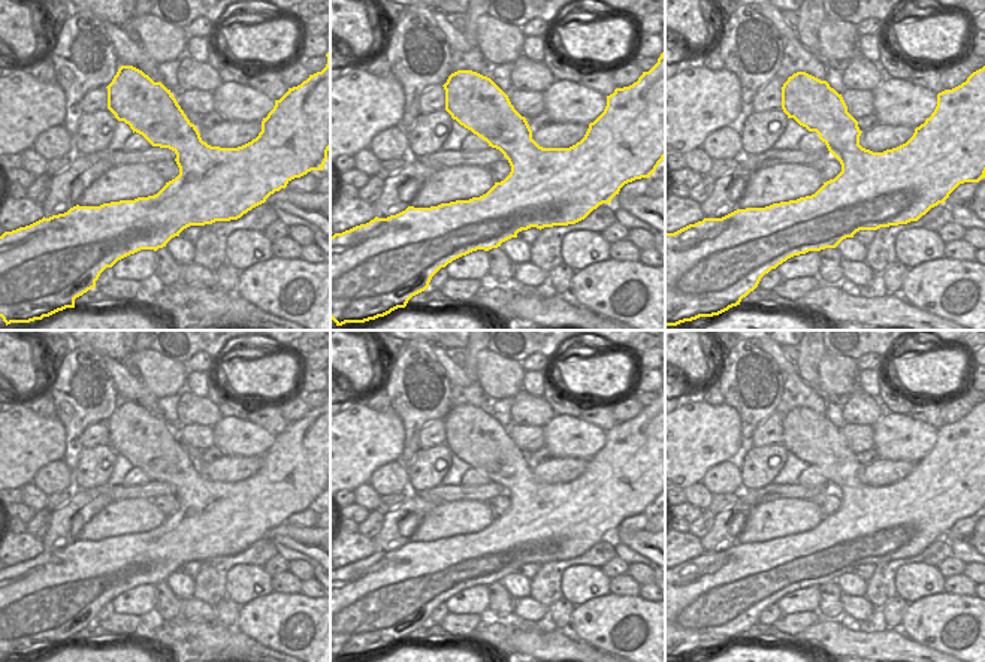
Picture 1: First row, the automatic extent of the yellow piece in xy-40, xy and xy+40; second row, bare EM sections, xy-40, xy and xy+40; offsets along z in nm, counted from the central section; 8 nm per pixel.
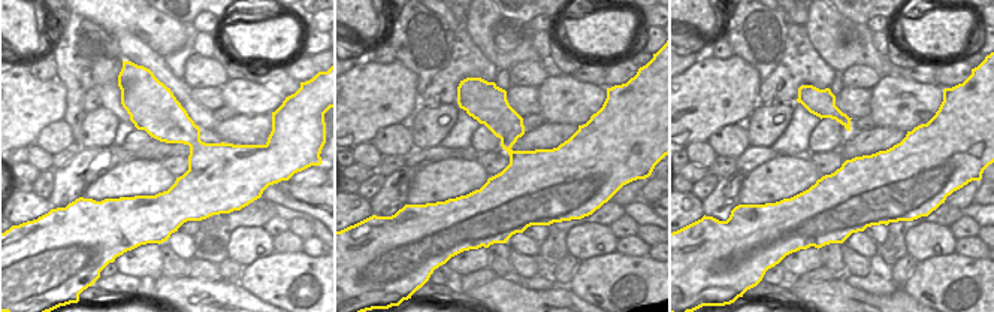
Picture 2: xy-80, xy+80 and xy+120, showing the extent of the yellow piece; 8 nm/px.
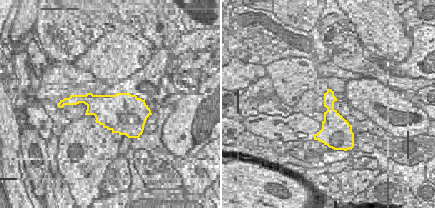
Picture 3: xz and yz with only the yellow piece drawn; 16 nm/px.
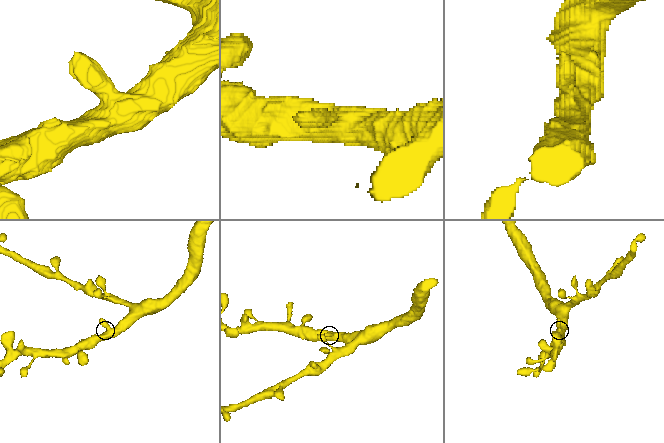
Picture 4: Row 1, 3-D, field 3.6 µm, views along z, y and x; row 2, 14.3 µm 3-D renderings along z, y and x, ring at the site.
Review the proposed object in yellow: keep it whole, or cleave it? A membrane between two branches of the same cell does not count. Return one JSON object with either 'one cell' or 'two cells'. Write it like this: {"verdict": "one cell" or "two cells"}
{"verdict": "one cell"}

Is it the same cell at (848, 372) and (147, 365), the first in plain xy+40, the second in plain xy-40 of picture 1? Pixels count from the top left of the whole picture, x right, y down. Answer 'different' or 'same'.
same

